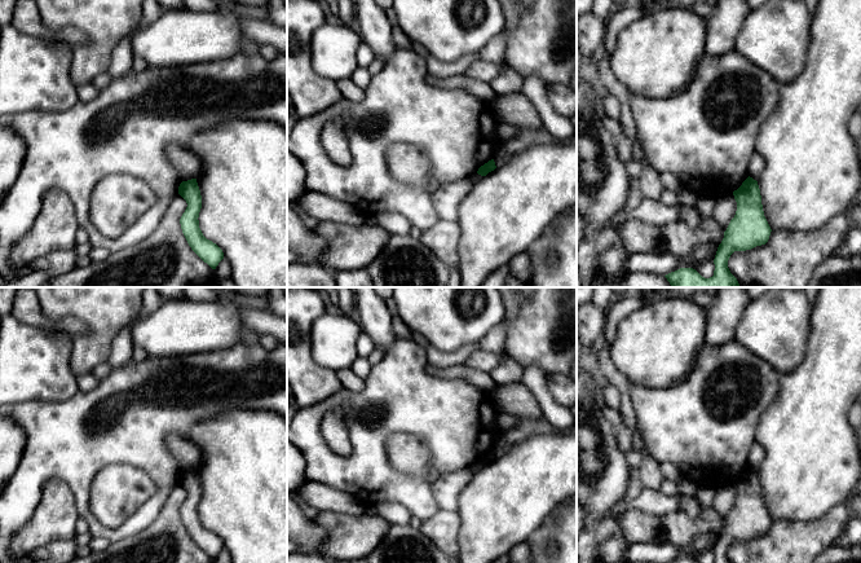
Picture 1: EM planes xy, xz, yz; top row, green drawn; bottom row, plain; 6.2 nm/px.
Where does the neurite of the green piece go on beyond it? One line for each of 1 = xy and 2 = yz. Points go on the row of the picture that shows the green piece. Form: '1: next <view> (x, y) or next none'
1: next none
2: next none

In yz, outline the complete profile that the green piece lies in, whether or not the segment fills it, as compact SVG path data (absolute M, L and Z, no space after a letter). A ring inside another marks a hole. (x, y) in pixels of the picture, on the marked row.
M749 176L733 195L737 211L718 247L714 276L705 278L693 268L680 268L664 276L672 287L741 287L728 268L730 255L765 245L772 229L764 216L756 180Z

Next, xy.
M197 179L182 181L178 194L186 201L187 207L180 219L182 233L191 250L212 269L216 269L224 259L222 250L207 239L199 228L199 212L202 208L202 195Z

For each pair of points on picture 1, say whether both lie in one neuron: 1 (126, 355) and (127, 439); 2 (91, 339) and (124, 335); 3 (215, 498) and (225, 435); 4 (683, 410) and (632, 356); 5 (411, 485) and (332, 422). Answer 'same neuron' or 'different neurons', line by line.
1: different neurons
2: different neurons
3: same neuron
4: different neurons
5: different neurons

